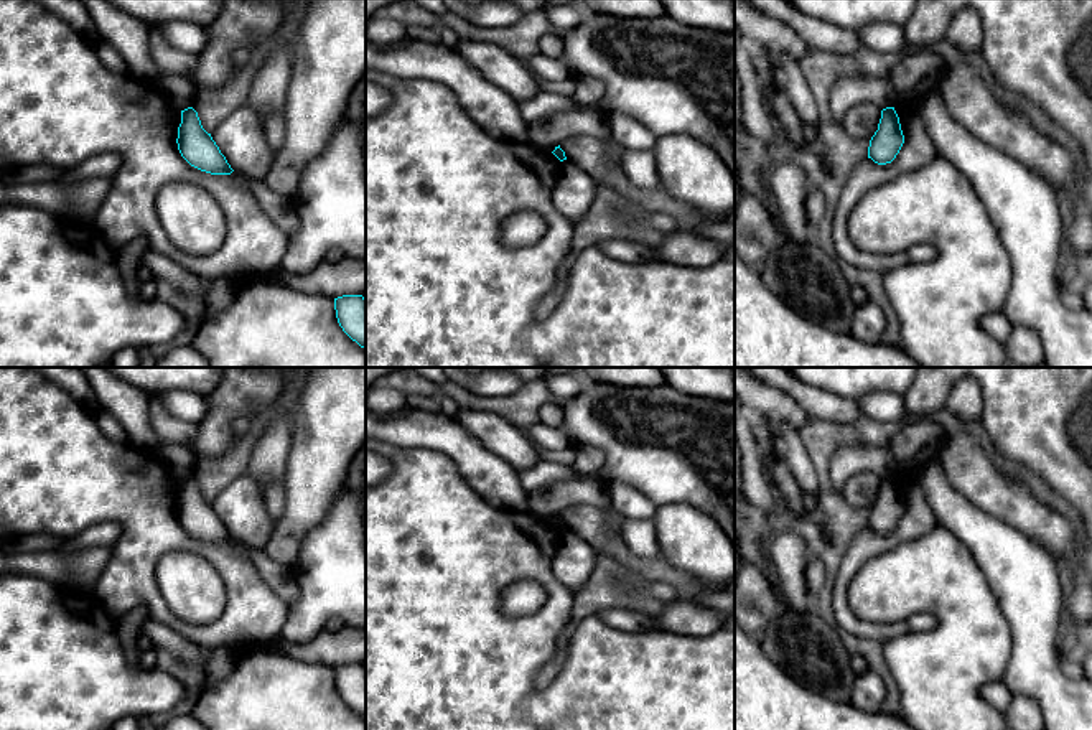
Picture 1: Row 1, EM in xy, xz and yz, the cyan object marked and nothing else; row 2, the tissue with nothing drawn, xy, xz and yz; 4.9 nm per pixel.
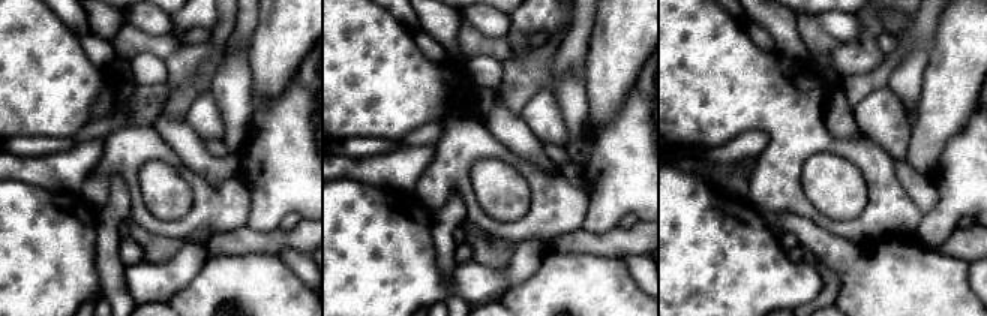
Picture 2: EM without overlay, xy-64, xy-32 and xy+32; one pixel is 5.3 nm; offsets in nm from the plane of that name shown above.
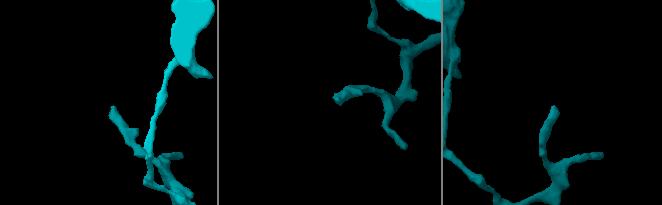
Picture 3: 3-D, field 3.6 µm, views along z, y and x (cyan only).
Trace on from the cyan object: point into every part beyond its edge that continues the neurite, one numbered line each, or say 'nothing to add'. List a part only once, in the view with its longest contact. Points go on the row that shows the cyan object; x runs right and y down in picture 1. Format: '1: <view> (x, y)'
nothing to add

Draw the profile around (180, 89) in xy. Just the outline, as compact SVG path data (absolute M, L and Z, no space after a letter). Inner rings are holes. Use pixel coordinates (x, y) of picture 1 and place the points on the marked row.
M161 74L158 82L170 96L175 109L180 112L191 107L194 97L194 87L191 81L183 74Z

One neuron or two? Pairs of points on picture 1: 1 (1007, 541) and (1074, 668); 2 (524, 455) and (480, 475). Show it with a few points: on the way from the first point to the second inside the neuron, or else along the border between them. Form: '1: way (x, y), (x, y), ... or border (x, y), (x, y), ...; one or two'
1: border (1059, 656), (1059, 666), (1074, 679); two
2: border (476, 439), (519, 472); two

